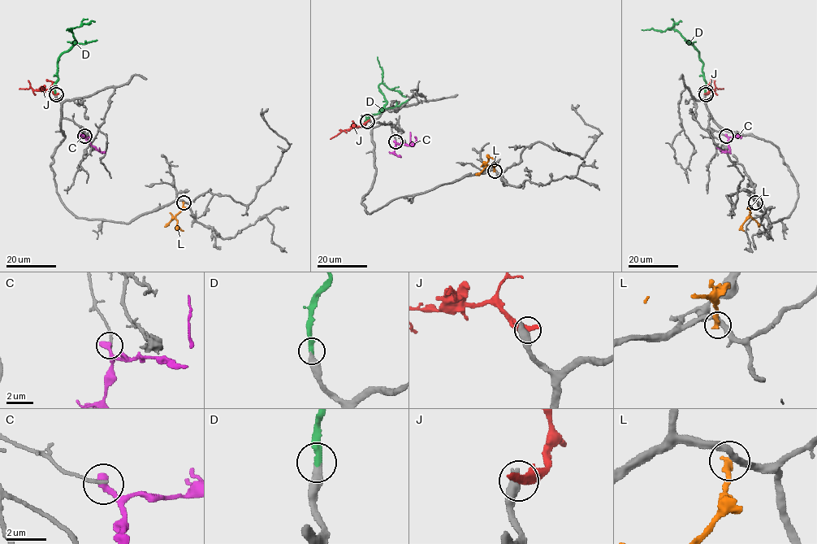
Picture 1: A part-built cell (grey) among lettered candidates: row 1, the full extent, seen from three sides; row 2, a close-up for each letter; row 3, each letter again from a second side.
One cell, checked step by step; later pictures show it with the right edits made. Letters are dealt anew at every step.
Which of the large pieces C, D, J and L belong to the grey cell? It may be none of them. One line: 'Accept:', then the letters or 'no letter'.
Accept: D

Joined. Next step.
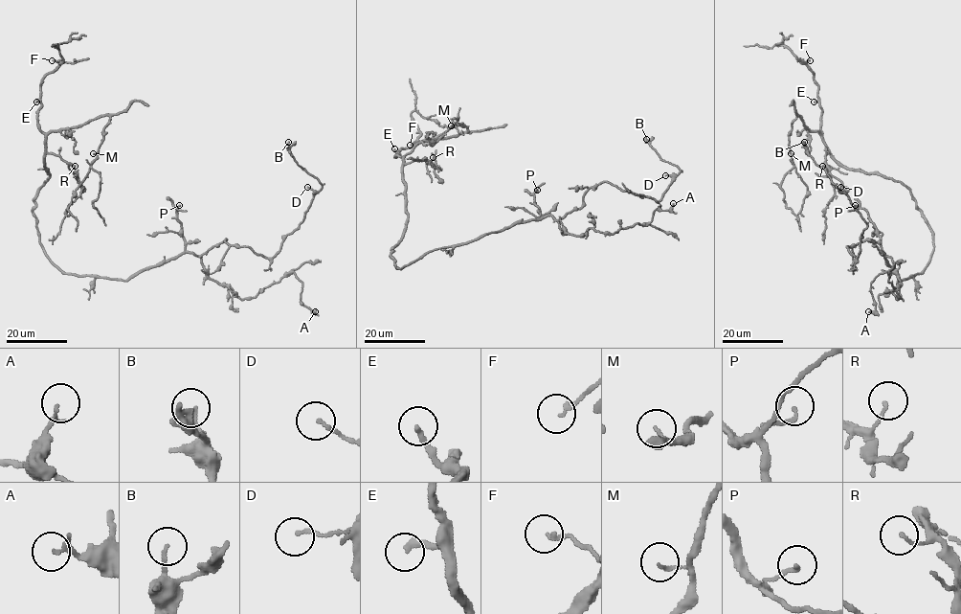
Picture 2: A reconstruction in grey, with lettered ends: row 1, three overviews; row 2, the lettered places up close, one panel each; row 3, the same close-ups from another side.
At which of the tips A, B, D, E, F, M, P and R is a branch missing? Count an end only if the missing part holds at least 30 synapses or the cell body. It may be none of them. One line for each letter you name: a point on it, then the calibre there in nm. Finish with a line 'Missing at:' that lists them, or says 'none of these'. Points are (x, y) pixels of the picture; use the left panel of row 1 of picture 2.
Missing at: none of these

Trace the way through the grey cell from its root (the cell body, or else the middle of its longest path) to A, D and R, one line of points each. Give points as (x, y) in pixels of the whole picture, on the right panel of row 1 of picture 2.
A: (922, 271), (900, 280), (882, 252), (900, 279), (899, 297), (888, 274), (879, 274), (868, 311)
D: (922, 271), (900, 280), (870, 240), (847, 246), (850, 253), (858, 256), (867, 224), (840, 187)
R: (922, 271), (933, 249), (933, 234), (911, 192), (881, 174), (847, 170), (829, 153), (822, 166)

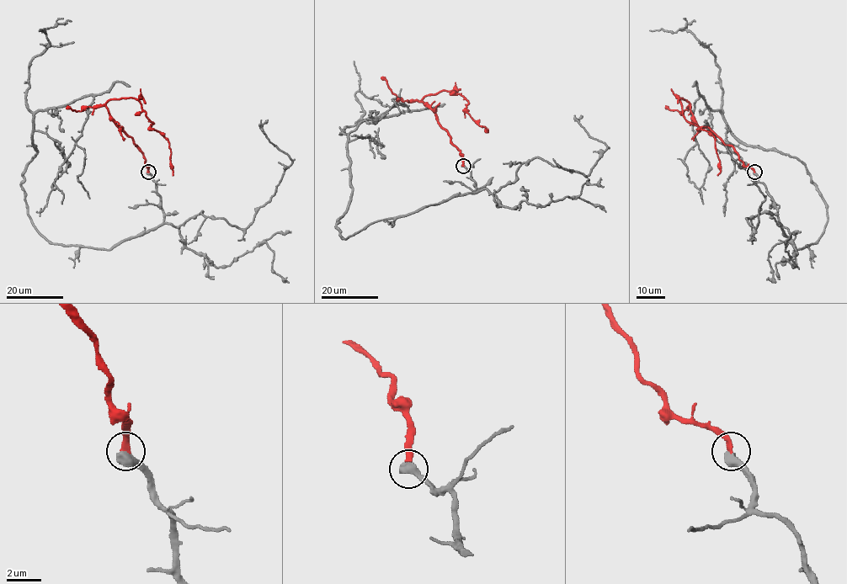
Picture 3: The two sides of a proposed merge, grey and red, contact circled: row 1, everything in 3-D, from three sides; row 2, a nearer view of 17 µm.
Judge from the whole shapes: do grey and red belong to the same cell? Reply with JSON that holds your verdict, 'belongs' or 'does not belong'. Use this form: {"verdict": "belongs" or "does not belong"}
{"verdict": "belongs"}

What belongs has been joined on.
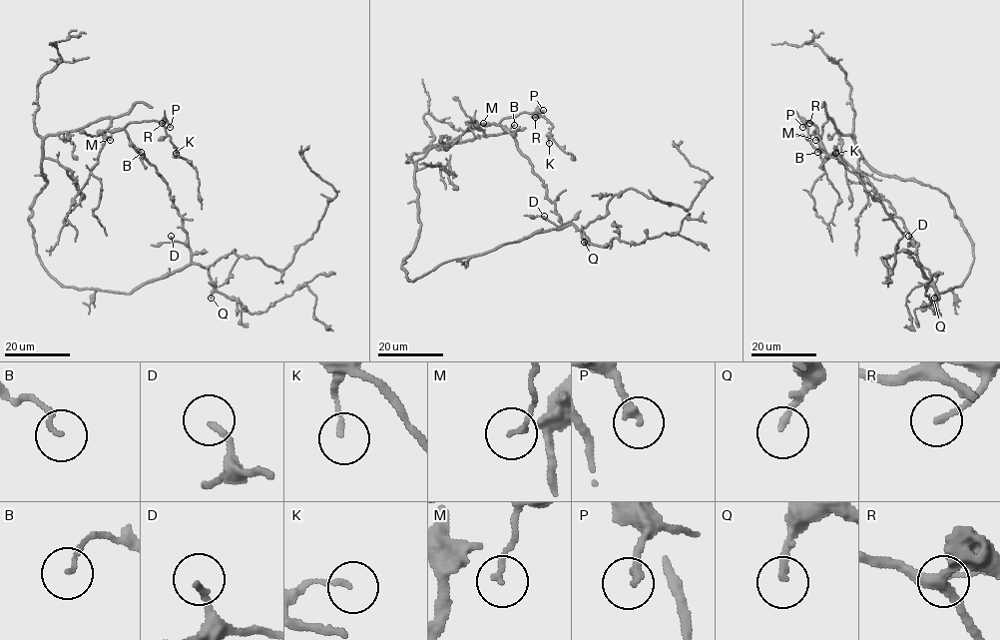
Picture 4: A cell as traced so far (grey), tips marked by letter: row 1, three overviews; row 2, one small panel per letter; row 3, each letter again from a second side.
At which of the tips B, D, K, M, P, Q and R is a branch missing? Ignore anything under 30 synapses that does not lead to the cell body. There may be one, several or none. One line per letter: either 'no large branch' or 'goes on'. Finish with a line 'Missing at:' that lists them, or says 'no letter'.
B: no large branch
D: goes on
K: no large branch
M: no large branch
P: no large branch
Q: goes on
R: no large branch
Missing at: D, Q

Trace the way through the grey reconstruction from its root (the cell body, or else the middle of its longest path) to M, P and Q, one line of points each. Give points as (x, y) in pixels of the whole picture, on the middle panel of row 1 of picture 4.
M: (456, 260), (481, 256), (564, 225), (515, 137), (501, 125), (483, 123)
P: (456, 260), (481, 256), (564, 225), (515, 137), (498, 125), (505, 118), (543, 110)
Q: (456, 260), (481, 256), (506, 243), (570, 225), (580, 232), (587, 243), (584, 242)

